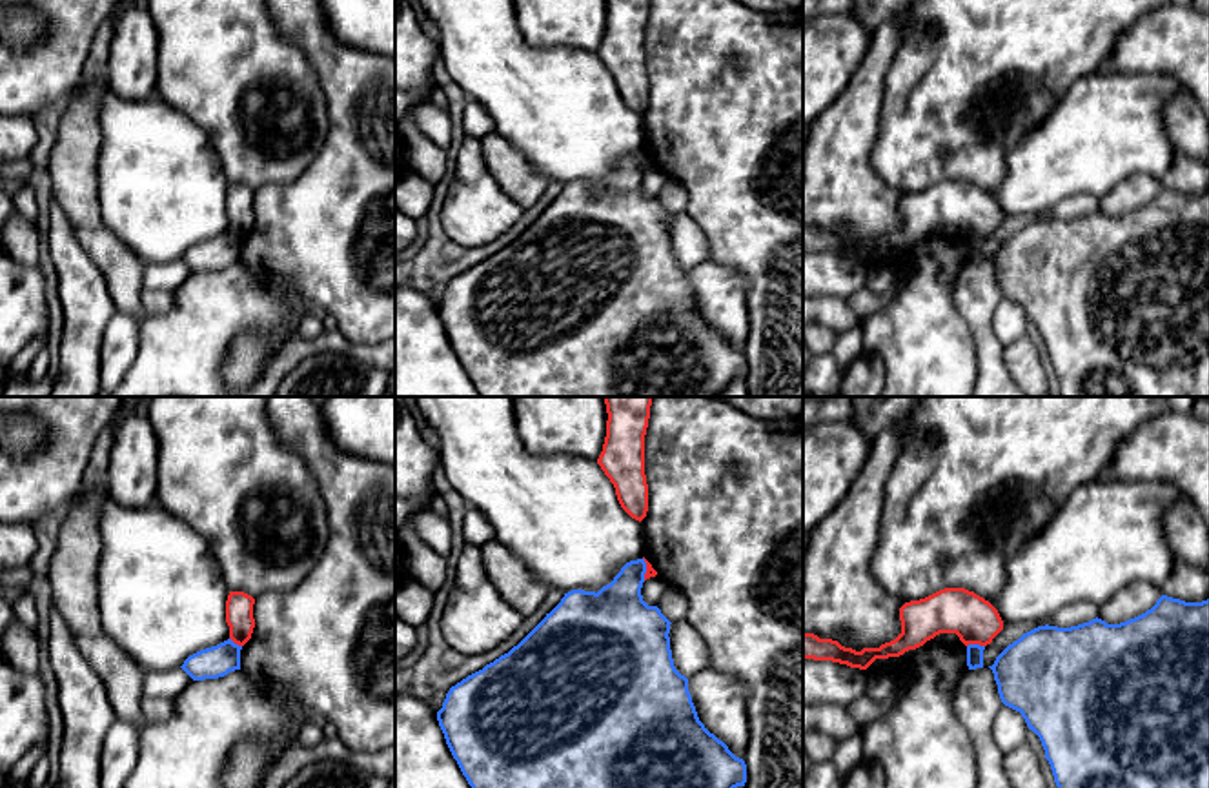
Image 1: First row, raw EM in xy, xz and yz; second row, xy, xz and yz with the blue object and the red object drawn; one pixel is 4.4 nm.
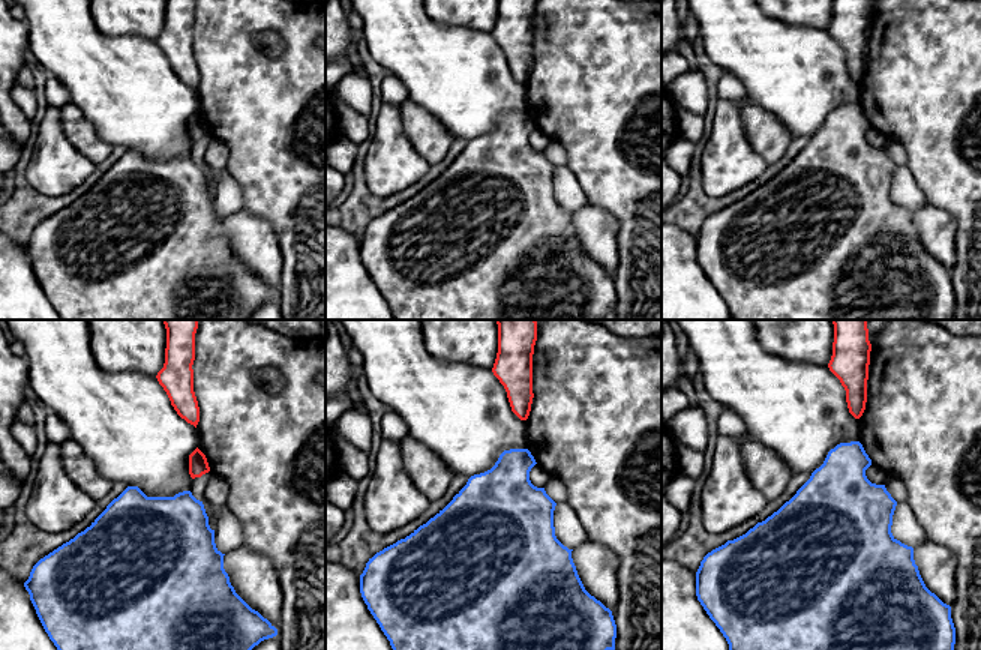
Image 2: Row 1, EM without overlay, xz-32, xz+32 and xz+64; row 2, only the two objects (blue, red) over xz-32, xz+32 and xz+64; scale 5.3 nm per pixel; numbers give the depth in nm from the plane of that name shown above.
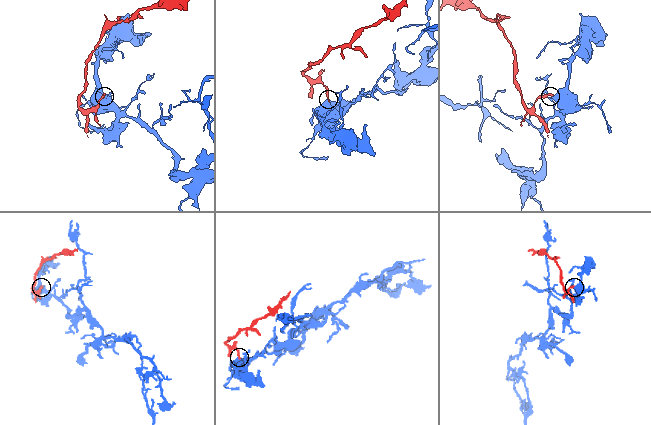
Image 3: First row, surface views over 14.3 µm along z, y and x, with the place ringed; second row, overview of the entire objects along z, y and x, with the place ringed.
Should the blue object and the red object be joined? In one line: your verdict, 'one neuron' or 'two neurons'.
two neurons

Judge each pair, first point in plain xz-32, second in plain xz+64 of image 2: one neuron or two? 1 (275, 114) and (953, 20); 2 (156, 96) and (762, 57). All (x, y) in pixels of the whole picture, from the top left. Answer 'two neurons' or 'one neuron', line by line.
1: one neuron
2: one neuron

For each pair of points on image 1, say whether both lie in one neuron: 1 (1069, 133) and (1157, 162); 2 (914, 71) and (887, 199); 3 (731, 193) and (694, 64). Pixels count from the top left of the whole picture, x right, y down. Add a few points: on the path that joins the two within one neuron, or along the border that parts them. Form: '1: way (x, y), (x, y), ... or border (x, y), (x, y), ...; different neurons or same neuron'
1: way (1091, 133), (1124, 133), (1135, 141); same neuron
2: border (871, 148), (871, 168), (891, 186), (907, 193); different neurons
3: way (731, 161), (731, 101), (727, 97); same neuron

